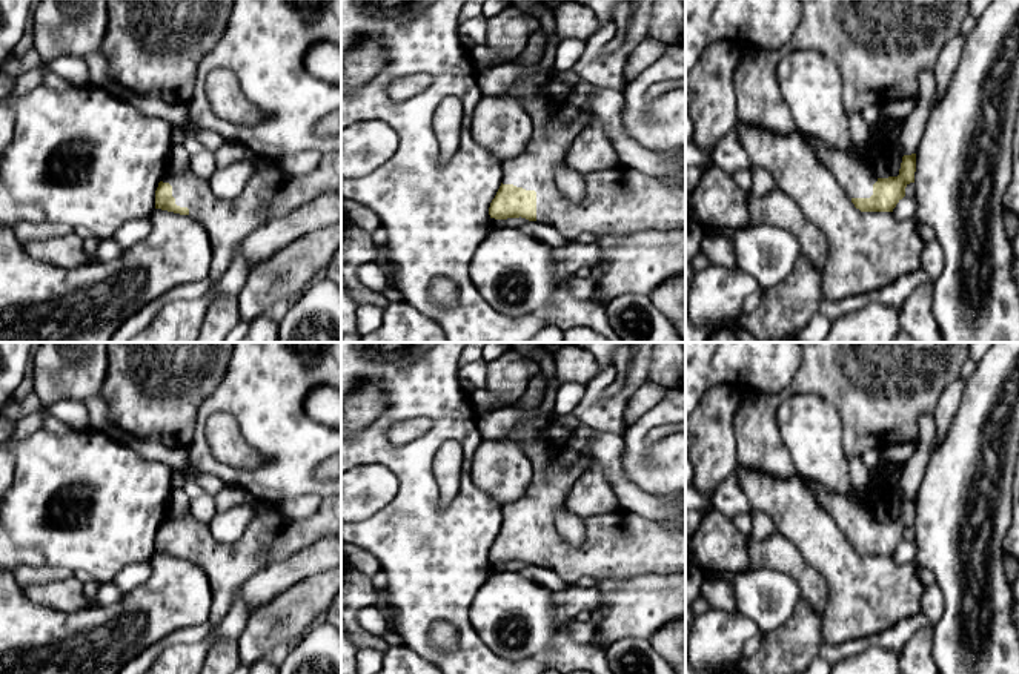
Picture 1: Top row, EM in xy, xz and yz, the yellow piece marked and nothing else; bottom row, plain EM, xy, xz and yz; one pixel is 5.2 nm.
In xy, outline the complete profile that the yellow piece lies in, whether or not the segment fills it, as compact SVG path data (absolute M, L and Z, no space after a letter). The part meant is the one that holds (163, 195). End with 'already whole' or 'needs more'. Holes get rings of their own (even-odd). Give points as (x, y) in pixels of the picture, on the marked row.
M341 152L323 155L312 172L300 175L286 172L280 161L271 161L231 200L218 198L209 181L191 169L166 172L155 190L155 209L189 215L206 229L212 246L207 278L214 286L247 235L323 195L341 197Z; needs more

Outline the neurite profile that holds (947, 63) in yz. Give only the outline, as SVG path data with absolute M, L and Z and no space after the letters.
M959 32L944 45L934 68L936 91L933 107L944 98L945 91L958 69L965 43L967 34Z

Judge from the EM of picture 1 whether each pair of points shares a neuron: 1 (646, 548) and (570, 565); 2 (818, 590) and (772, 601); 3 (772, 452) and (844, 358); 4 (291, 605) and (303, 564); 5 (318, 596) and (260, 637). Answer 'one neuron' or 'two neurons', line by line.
1: one neuron
2: two neurons
3: one neuron
4: two neurons
5: one neuron

